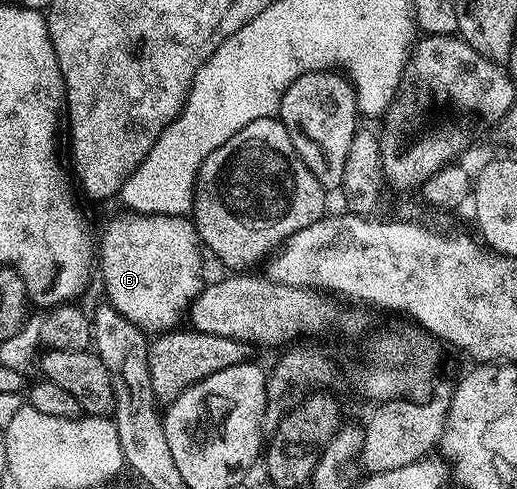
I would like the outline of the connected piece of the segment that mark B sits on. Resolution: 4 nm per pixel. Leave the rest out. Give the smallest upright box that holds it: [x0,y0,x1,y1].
[99,210,203,333]

